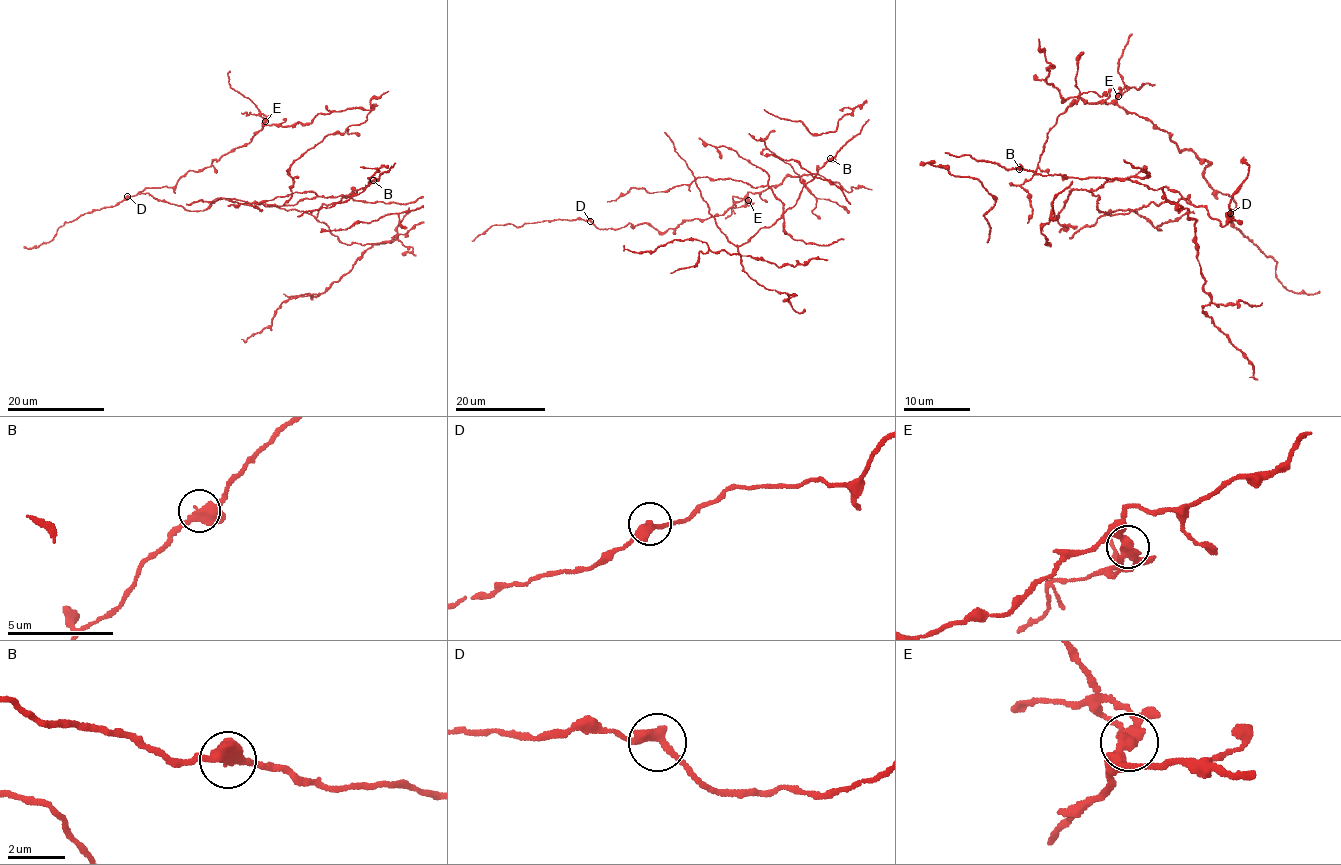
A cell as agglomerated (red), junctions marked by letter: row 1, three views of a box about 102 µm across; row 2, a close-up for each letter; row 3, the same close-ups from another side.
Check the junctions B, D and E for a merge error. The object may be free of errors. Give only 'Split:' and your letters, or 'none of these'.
Split: E

